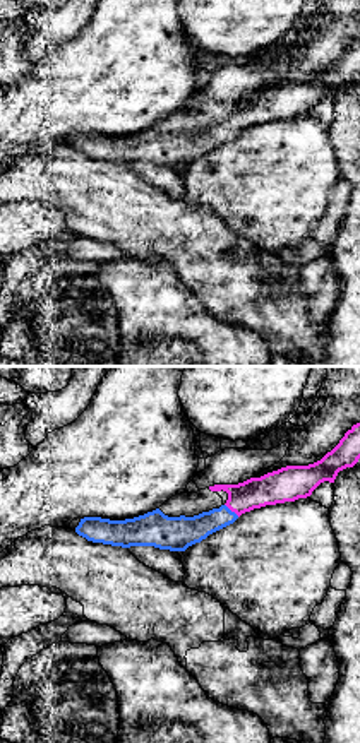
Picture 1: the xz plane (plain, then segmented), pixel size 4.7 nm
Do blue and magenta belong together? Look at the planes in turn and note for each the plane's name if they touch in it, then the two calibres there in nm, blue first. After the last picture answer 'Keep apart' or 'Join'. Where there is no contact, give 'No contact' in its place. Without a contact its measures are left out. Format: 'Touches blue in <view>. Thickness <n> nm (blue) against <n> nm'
Touches blue in xz. Thickness 150 nm (blue) against 150 nm

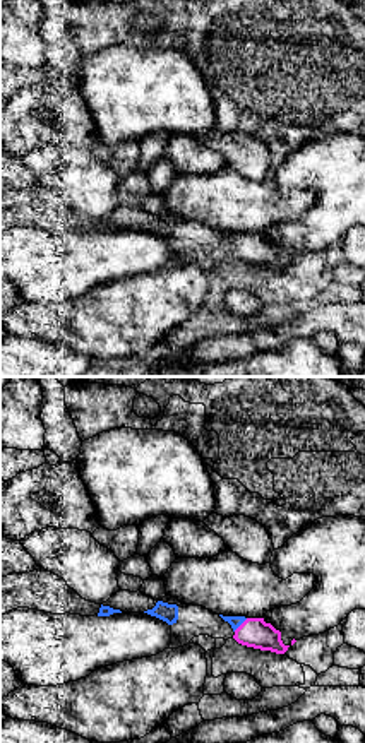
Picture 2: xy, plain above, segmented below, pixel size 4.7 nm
Touches blue in xy. Thickness 60 nm (blue) against 140 nm

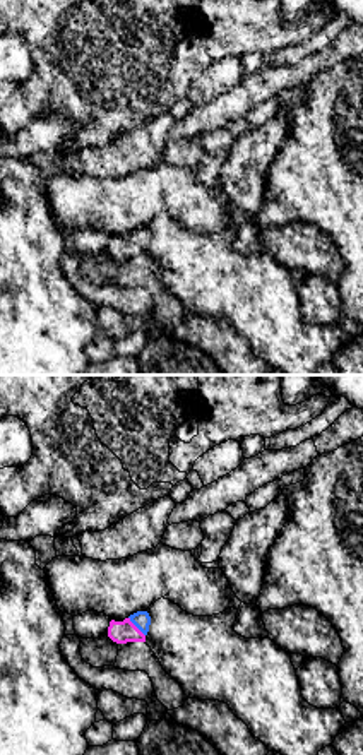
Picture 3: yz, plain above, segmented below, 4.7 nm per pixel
Touches blue in yz. Thickness 80 nm (blue) against 110 nm

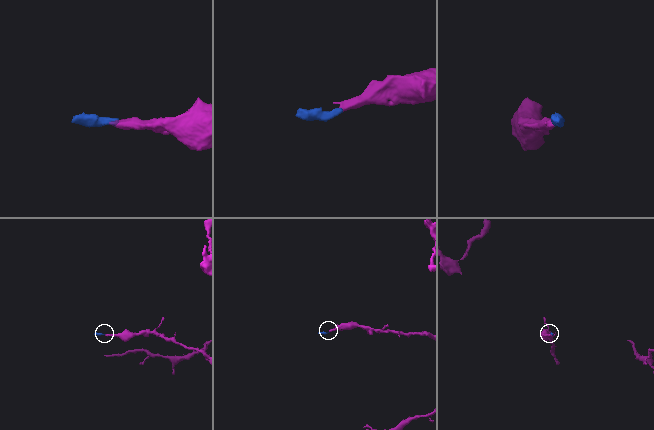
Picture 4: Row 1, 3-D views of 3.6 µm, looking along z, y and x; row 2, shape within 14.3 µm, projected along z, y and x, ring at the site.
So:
Join

